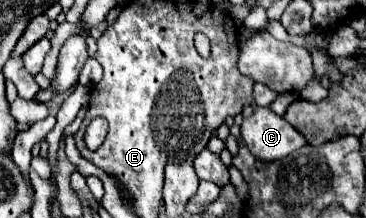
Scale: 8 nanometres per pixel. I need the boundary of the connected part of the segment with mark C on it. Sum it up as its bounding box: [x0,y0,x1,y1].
[240,105,308,161]

